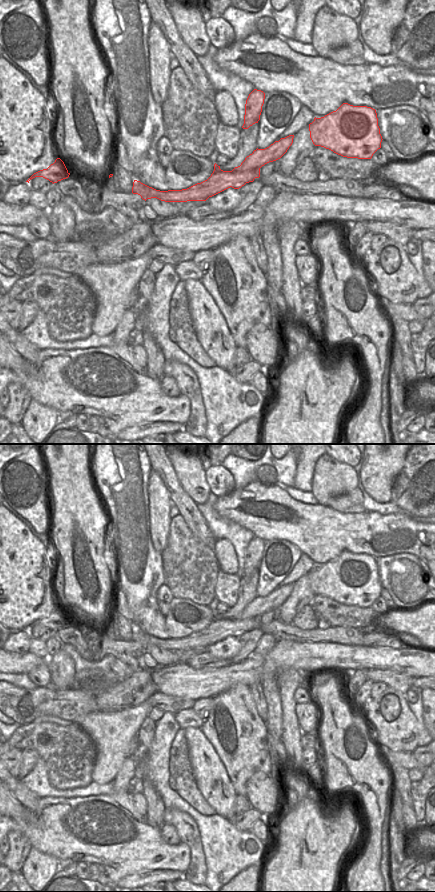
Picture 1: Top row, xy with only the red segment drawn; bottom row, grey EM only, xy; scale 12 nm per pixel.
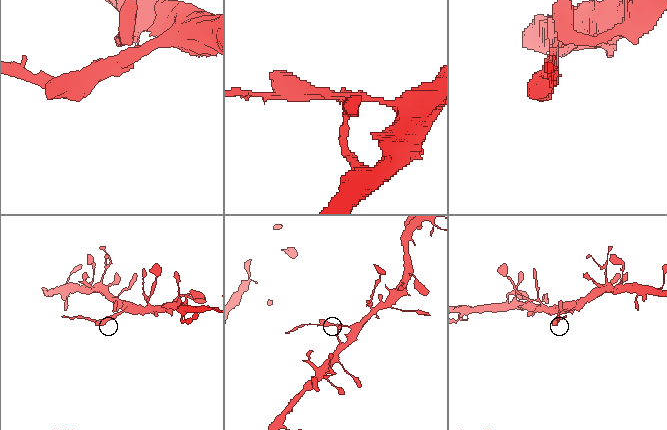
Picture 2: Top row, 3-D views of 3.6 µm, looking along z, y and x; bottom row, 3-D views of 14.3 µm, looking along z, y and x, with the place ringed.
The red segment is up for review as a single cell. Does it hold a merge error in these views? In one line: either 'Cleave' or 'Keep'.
Cleave

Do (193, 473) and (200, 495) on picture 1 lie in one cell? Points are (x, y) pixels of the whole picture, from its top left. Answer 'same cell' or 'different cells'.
same cell

